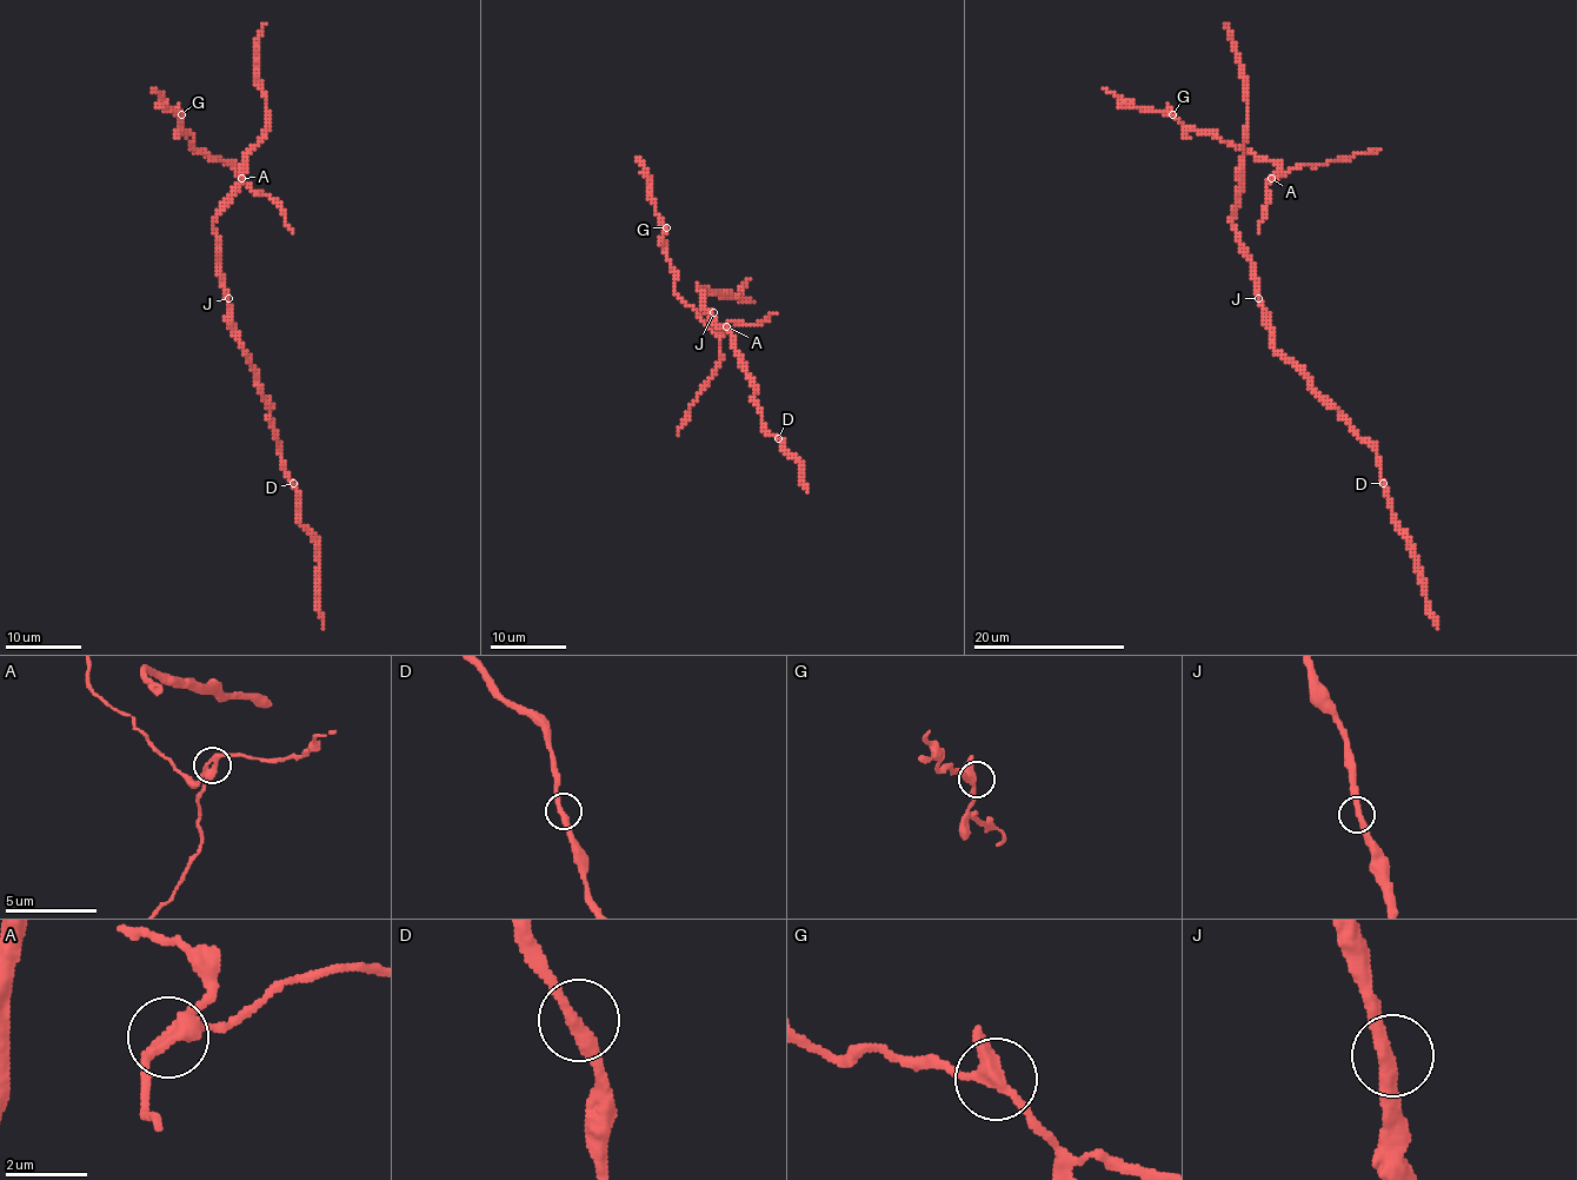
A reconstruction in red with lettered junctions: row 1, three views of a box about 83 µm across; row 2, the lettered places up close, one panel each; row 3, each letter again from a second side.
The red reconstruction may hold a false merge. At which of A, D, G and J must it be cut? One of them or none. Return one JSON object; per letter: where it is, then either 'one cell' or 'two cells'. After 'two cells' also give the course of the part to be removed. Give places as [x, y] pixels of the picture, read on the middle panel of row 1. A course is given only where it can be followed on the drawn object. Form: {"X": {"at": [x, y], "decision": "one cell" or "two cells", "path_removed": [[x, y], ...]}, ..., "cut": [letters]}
{"A": {"at": [726, 326], "decision": "two cells", "path_removed": [[726, 326], [720, 343], [720, 364], [689, 410], [689, 419], [679, 435]]}, "D": {"at": [778, 438], "decision": "one cell"}, "G": {"at": [666, 227], "decision": "one cell"}, "J": {"at": [713, 312], "decision": "one cell"}, "cut": ["A"]}

